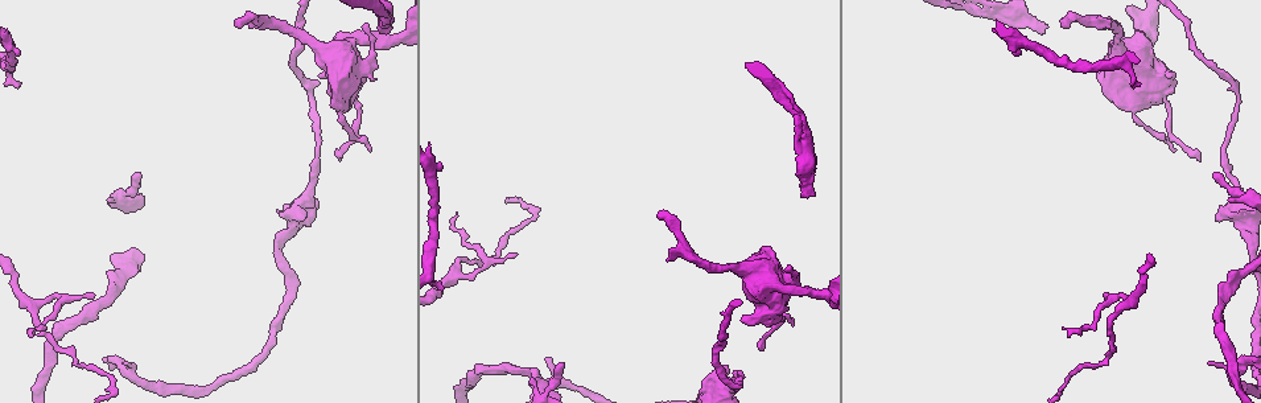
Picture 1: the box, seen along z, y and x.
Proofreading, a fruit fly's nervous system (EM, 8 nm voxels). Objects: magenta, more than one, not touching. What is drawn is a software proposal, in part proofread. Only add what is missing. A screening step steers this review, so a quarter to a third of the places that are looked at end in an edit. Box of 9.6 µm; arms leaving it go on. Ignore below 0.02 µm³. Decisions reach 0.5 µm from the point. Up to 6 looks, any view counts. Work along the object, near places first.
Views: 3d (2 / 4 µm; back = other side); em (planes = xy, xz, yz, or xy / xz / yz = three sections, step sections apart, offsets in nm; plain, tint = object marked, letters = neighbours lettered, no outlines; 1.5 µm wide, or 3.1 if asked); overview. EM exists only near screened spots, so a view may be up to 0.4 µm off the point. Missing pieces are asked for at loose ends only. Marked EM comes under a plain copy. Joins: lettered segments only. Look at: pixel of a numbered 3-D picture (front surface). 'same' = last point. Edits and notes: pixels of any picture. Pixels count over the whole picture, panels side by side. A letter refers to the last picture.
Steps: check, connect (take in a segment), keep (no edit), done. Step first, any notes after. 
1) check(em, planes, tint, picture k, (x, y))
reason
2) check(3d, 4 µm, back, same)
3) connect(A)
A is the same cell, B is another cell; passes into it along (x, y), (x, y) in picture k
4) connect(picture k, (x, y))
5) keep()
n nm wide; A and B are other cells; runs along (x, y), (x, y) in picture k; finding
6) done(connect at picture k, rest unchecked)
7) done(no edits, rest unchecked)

check(3d, 2 µm, picture 1, (529, 379))
free end

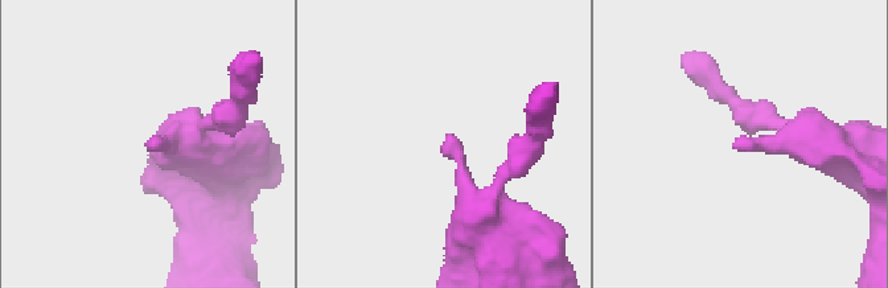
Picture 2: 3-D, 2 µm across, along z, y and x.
check(em, planes, letters, picture 2, (733, 148))
now the EM

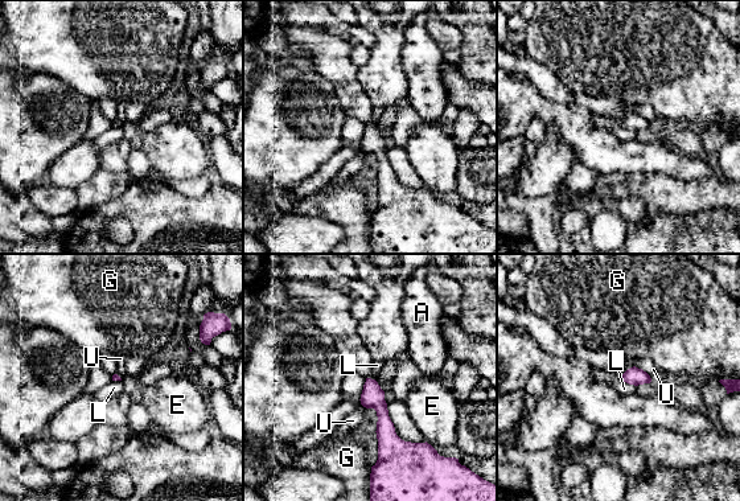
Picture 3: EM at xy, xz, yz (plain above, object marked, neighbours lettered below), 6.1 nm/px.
keep()
A, E, G, L and U are other cells; no lettered segment goes on from it

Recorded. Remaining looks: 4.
check(em, xz, step 8, letters, picture 1, (1218, 217))
stops while still wide

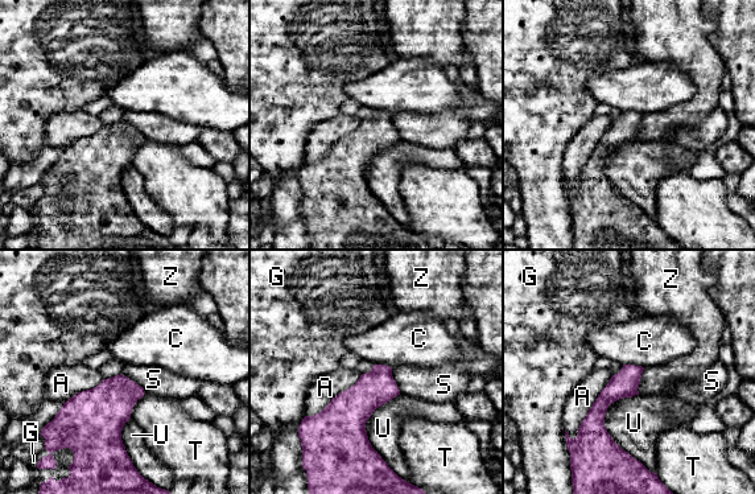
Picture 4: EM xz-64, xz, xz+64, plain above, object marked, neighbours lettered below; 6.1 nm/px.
check(em, planes, letters, same)
cut it another way

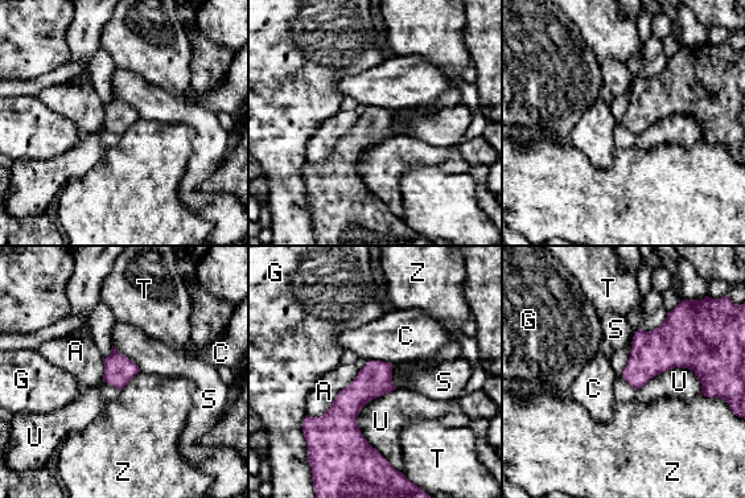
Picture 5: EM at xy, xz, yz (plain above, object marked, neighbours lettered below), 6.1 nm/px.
keep()
U touches over 460 nm; A, C, G, S, T, U and Z are other cells; border along (140, 371), (120, 390) in picture 5; no lettered segment goes on from it

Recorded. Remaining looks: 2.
check(em, yz, step 8, tint, picture 1, (1103, 293))
thin end

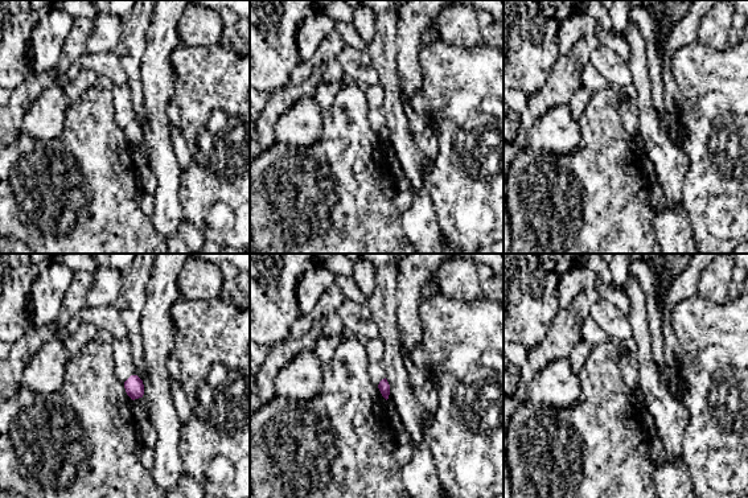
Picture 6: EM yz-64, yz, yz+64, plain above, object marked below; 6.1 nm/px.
check(em, planes, letters, same)
cut it another way

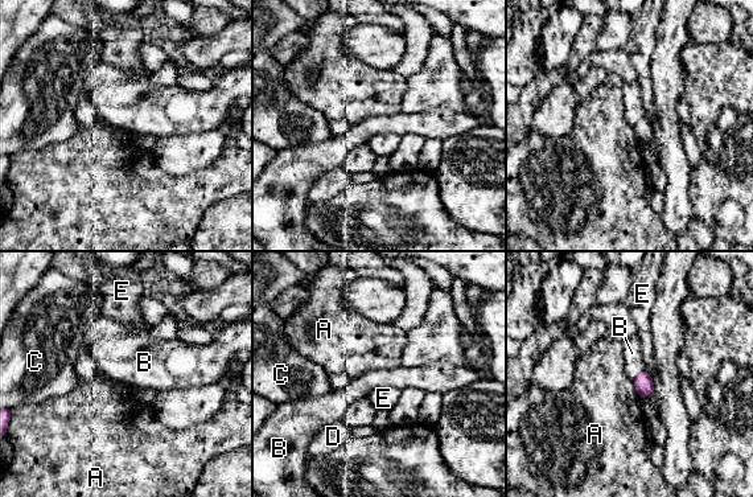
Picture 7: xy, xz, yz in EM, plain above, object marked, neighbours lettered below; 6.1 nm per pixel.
keep()
A touches over 120 nm; A, B, C, D and E are other cells; border along (633, 381), (634, 389), (642, 397) in picture 7; no lettered segment goes on from it

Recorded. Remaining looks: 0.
done(no edits, rest unchecked)

